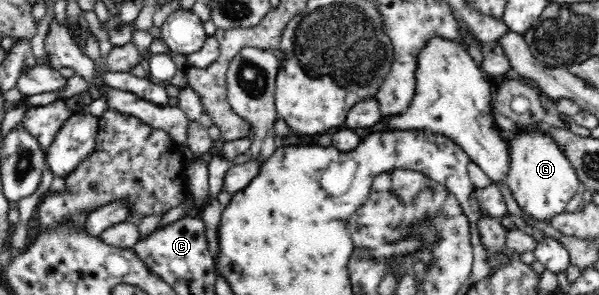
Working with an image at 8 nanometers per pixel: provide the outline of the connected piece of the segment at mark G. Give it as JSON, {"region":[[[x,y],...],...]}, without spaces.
{"region":[[[542,122],[528,125],[524,131],[516,133],[509,143],[510,155],[510,172],[506,183],[512,190],[512,193],[518,202],[519,206],[532,219],[549,221],[553,215],[564,212],[564,206],[570,199],[572,199],[578,189],[580,183],[574,167],[570,164],[568,157],[562,152],[558,141],[549,133],[552,125],[550,123]]]}

